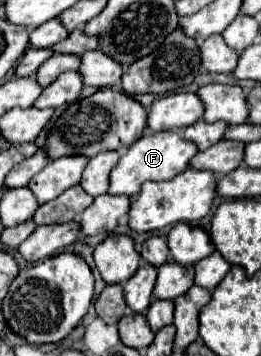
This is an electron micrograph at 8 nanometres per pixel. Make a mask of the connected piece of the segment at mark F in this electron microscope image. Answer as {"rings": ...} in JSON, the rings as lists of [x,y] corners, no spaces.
{"rings":[[[159,131],[159,133],[149,133],[143,139],[135,141],[125,155],[121,155],[119,163],[111,171],[111,195],[127,195],[135,197],[139,195],[139,187],[145,181],[167,181],[171,177],[177,177],[179,173],[189,169],[191,159],[199,153],[195,143],[189,139],[183,139],[181,131]]]}

